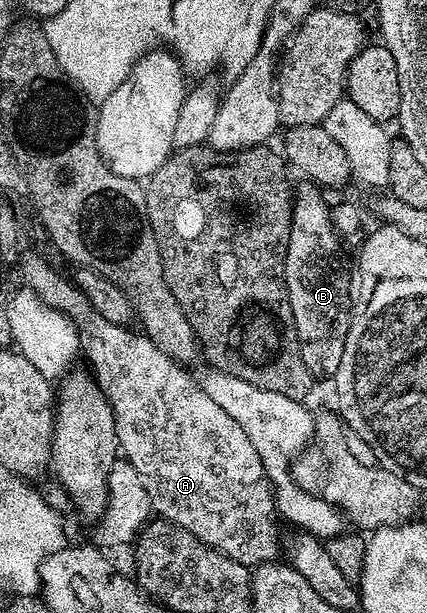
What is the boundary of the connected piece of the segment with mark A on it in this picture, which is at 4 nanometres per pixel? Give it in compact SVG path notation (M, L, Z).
M28 251L21 252L18 262L19 269L21 275L24 276L23 284L31 289L32 292L37 293L42 299L42 303L54 307L59 313L65 313L76 325L76 328L79 329L82 349L85 354L88 352L88 361L92 364L93 369L91 368L91 370L94 372L94 378L100 384L100 388L104 390L110 404L112 404L113 414L116 416L119 452L122 454L123 460L125 457L132 464L133 471L140 476L138 484L146 487L146 495L150 495L153 514L159 515L163 520L170 522L172 525L177 525L186 531L190 531L190 535L194 535L203 545L208 545L211 549L216 549L222 555L226 555L243 565L255 567L275 562L279 558L276 556L279 553L281 556L282 553L282 541L280 545L280 537L276 534L276 520L278 521L276 496L272 494L272 485L264 475L262 459L258 455L258 451L254 451L254 443L250 443L246 431L242 431L242 427L238 427L238 423L234 419L230 419L230 415L226 415L226 411L222 411L222 407L218 407L218 403L214 403L214 399L210 399L210 395L206 395L206 391L202 391L200 382L195 376L190 377L187 374L188 371L183 366L171 361L162 351L158 351L158 347L154 347L152 340L144 336L143 332L136 330L135 333L135 328L115 325L106 319L102 319L102 315L98 315L98 311L94 311L94 307L86 299L84 292L71 280L63 281L38 254L28 253Z

